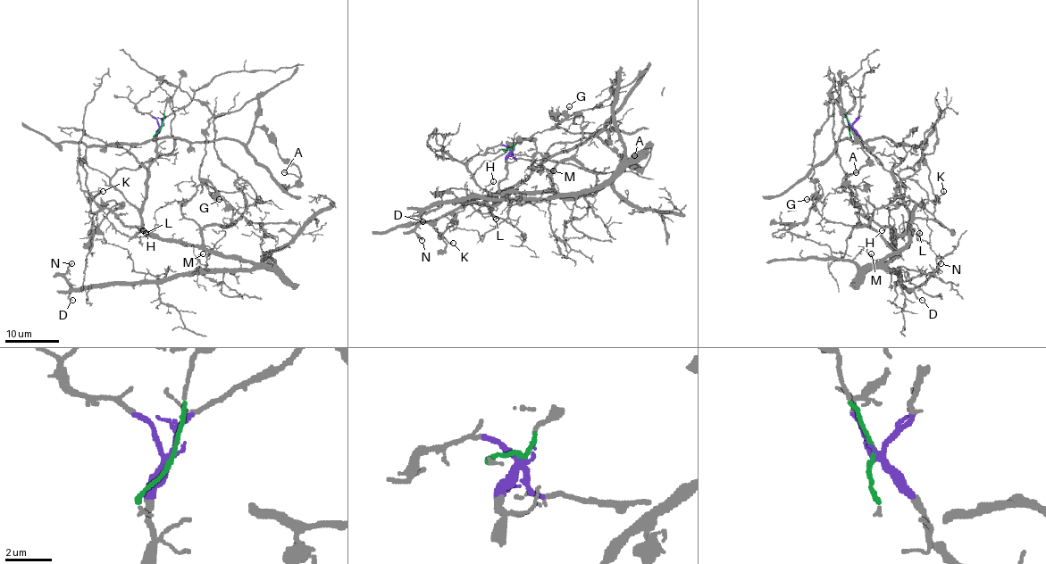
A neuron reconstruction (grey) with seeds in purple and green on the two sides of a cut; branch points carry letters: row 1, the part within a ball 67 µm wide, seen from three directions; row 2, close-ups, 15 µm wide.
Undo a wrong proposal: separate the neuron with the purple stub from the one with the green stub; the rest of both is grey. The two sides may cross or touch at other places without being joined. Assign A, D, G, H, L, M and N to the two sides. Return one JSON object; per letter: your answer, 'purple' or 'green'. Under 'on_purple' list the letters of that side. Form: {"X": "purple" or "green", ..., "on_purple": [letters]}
{"A": "green", "D": "purple", "G": "green", "H": "purple", "L": "purple", "M": "purple", "N": "purple", "on_purple": ["D", "H", "L", "M", "N"]}

